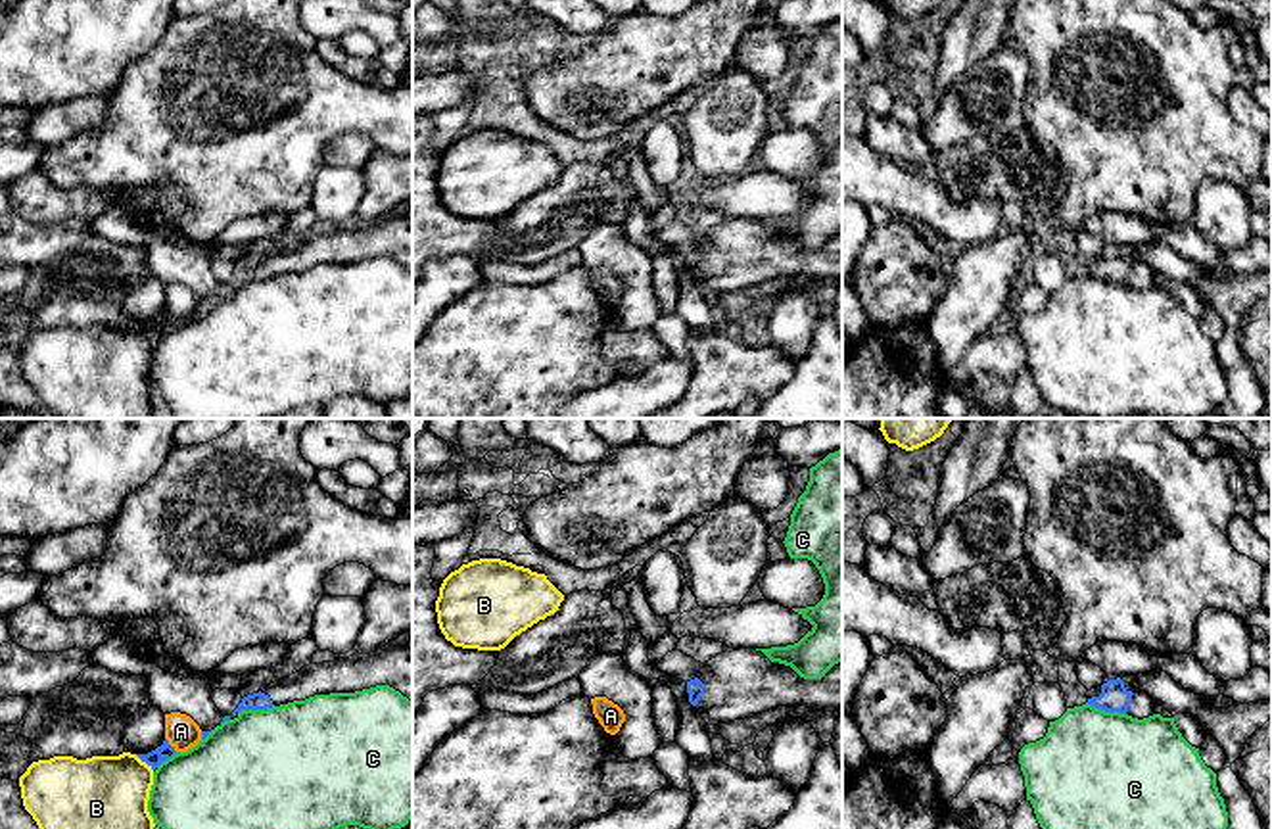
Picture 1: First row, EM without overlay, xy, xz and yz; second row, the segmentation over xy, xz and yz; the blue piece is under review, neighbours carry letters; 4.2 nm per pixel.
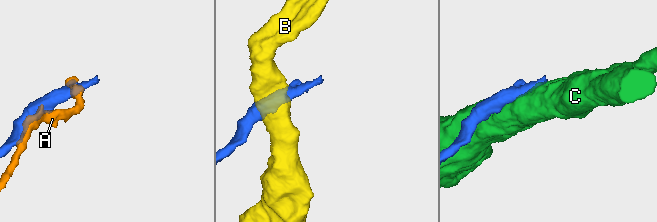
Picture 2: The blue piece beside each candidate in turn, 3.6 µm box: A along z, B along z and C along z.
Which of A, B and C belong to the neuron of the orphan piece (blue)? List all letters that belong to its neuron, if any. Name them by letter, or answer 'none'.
none

